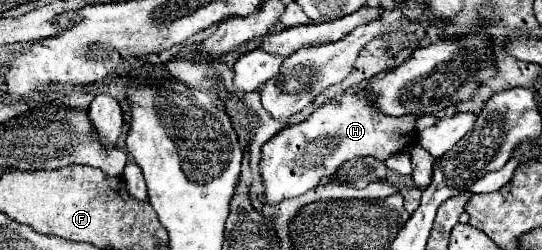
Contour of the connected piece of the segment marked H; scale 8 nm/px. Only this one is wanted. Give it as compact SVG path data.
M367 90L345 92L343 98L323 104L305 122L283 128L263 144L261 174L265 182L265 200L275 204L283 198L301 196L327 182L347 160L359 156L373 156L383 162L389 156L403 152L407 146L411 148L417 144L415 126L417 116L413 114L397 118L379 112L367 98Z

